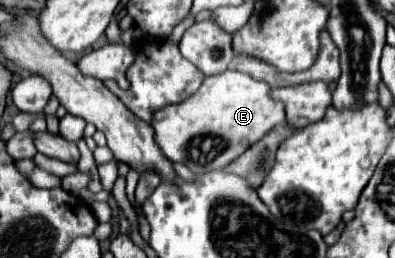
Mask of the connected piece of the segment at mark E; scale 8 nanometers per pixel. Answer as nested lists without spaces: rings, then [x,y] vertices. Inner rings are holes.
[[[235,69],[205,77],[197,93],[177,105],[159,109],[151,121],[163,155],[173,163],[185,163],[193,173],[225,169],[235,157],[243,155],[255,141],[281,123],[285,123],[285,105],[271,99],[271,85]],[[205,139],[211,139],[213,145],[205,143]]]

